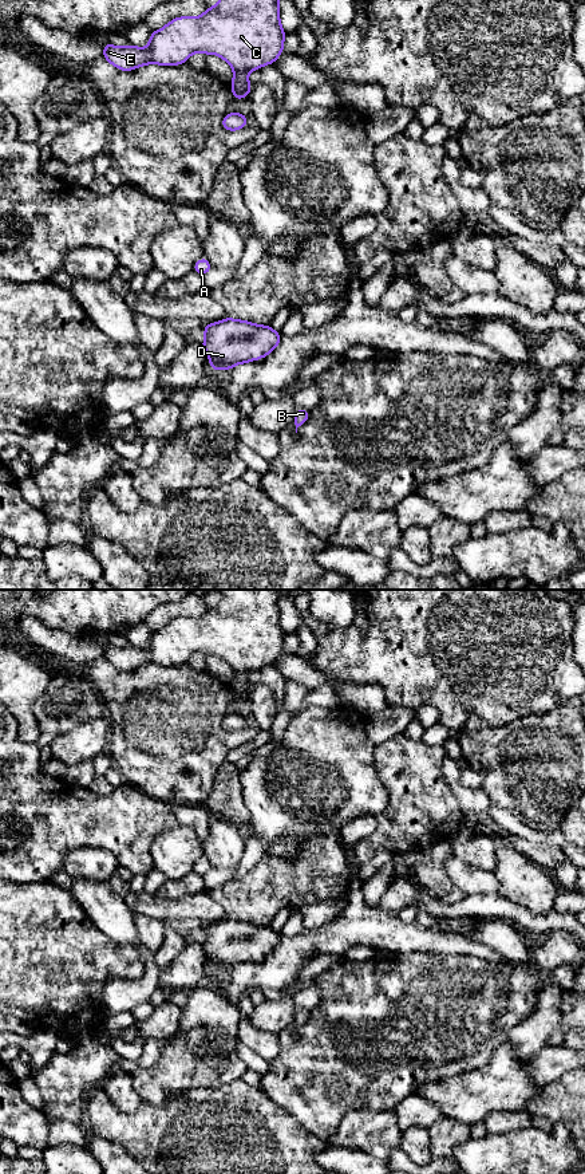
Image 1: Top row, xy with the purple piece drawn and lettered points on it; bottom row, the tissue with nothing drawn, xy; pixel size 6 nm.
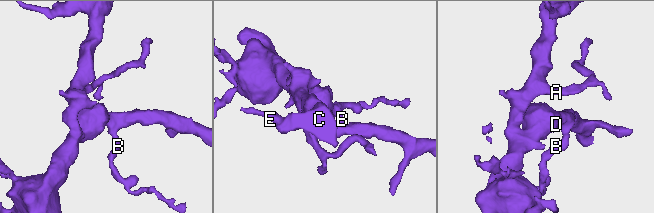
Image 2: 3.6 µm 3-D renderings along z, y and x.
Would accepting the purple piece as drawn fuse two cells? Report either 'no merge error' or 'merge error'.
no merge error

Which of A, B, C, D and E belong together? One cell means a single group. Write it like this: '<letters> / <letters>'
A B C D E

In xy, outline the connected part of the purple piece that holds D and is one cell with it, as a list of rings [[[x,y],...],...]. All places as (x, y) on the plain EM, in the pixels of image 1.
[[[225,918],[213,925],[203,925],[205,939],[201,943],[210,962],[210,970],[232,970],[236,965],[262,960],[280,943],[281,934],[270,926]]]

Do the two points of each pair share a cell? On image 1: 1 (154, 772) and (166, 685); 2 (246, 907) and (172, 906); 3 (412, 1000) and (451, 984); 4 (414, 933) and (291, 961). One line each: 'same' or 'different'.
1: same
2: different
3: same
4: same

